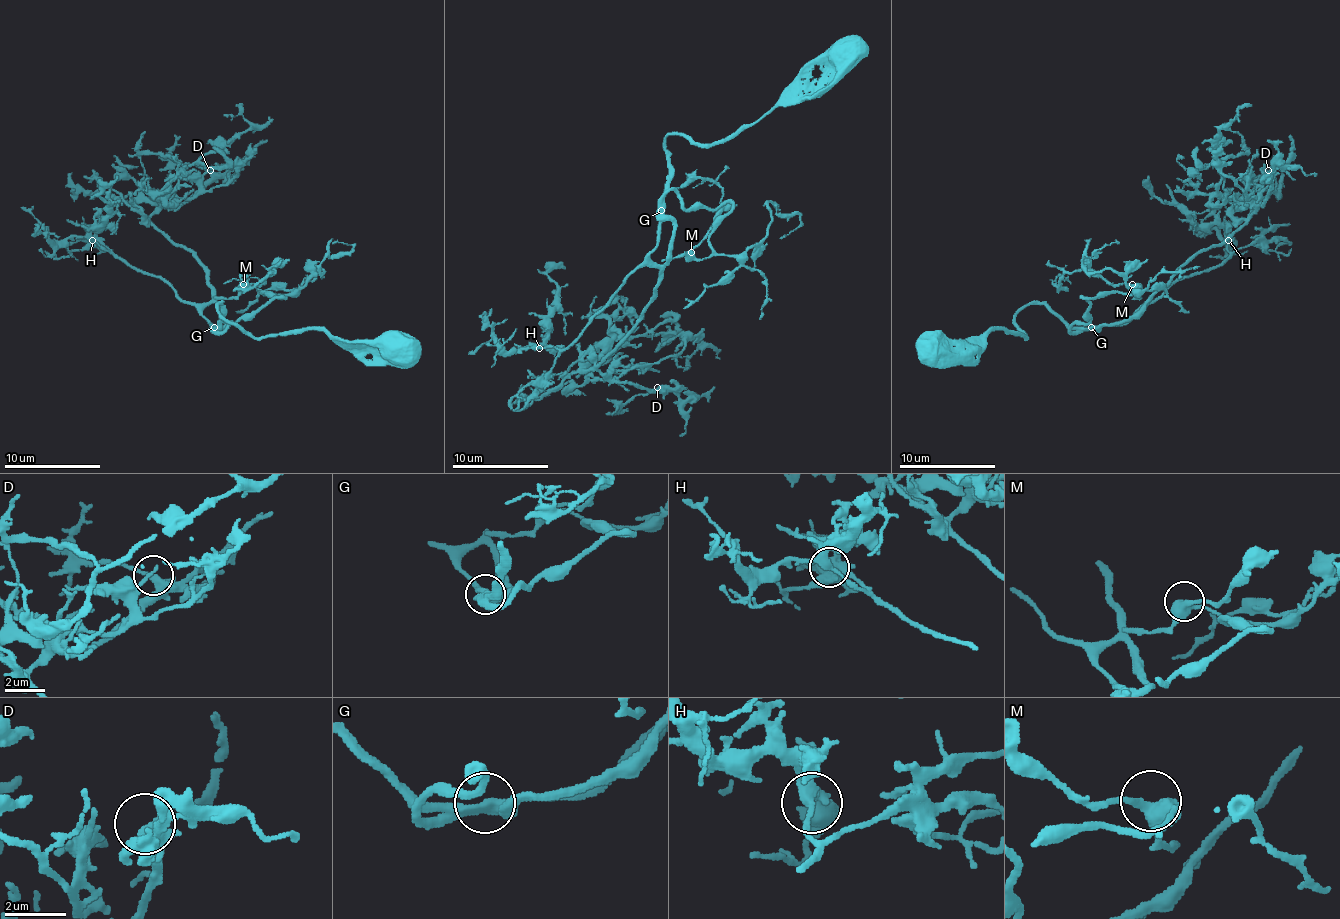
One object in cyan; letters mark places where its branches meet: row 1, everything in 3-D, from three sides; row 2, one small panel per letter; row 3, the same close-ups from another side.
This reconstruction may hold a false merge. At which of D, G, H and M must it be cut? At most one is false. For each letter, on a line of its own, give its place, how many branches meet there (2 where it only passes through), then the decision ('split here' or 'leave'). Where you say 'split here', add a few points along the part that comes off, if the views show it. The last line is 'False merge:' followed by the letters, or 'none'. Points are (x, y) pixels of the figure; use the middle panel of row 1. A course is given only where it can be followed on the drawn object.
D: (657, 387) | 3 | leave
G: (661, 210) | 3 | leave
H: (539, 348) | 3 | leave
M: (691, 252) | 3 | leave
False merge: none

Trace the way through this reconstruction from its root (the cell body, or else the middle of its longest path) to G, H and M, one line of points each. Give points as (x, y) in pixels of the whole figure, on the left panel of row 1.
G: (205, 315), (214, 327)
H: (205, 315), (185, 303), (159, 277), (132, 269), (118, 255), (103, 250), (91, 240)
M: (205, 315), (202, 310), (214, 298), (234, 298), (243, 284)

